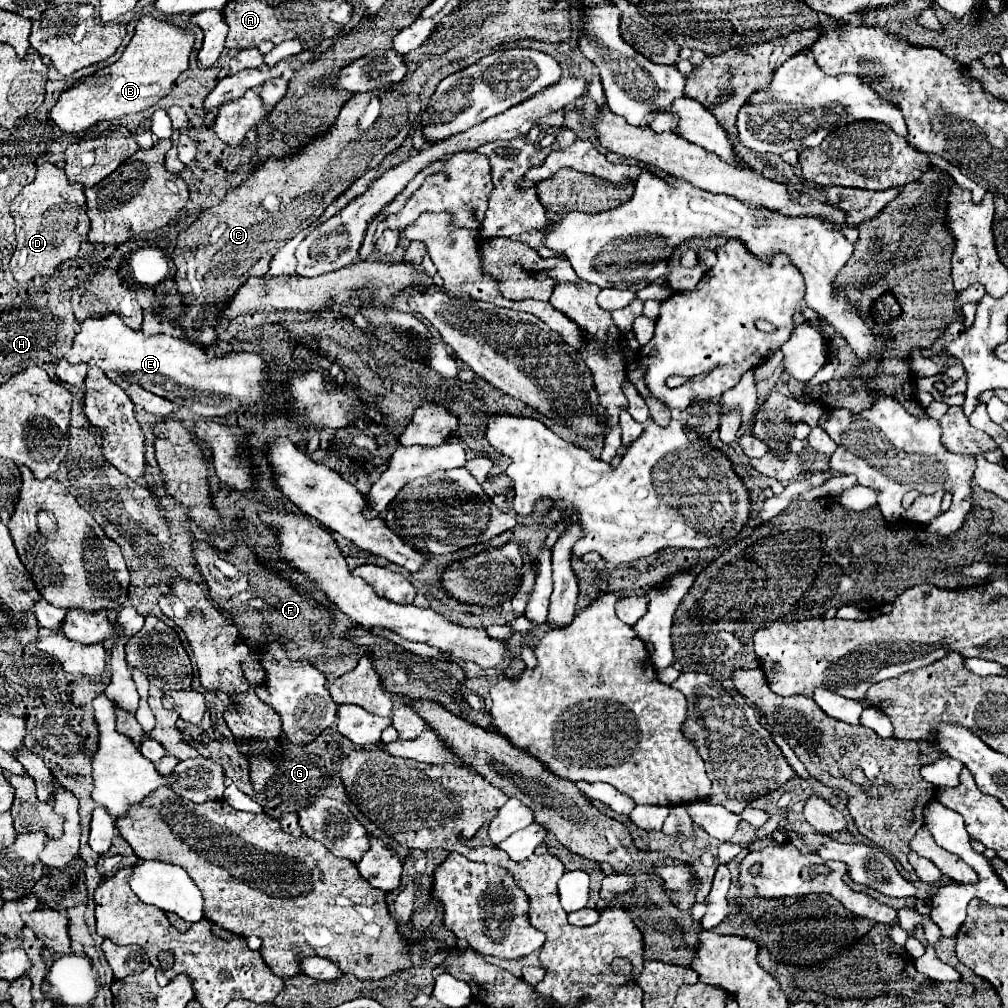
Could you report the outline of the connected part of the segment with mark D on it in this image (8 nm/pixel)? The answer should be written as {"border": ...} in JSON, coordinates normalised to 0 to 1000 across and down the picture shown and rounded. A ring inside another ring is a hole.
{"border":[[[41,163],[37,175],[11,200],[11,214],[15,216],[17,244],[11,254],[11,270],[17,280],[29,280],[35,274],[51,274],[59,262],[72,256],[88,230],[84,185],[70,183],[63,167],[55,163]]]}

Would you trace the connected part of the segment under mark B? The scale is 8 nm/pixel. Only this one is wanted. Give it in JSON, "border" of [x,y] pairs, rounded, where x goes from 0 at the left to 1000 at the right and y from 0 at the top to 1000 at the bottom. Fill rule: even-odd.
{"border":[[[142,16],[136,22],[134,34],[120,58],[114,63],[104,65],[100,71],[80,77],[68,89],[64,89],[49,115],[63,131],[78,133],[100,119],[114,119],[124,113],[142,111],[170,91],[176,75],[188,65],[189,50],[191,36],[186,30],[170,26],[168,22],[152,16]]]}

